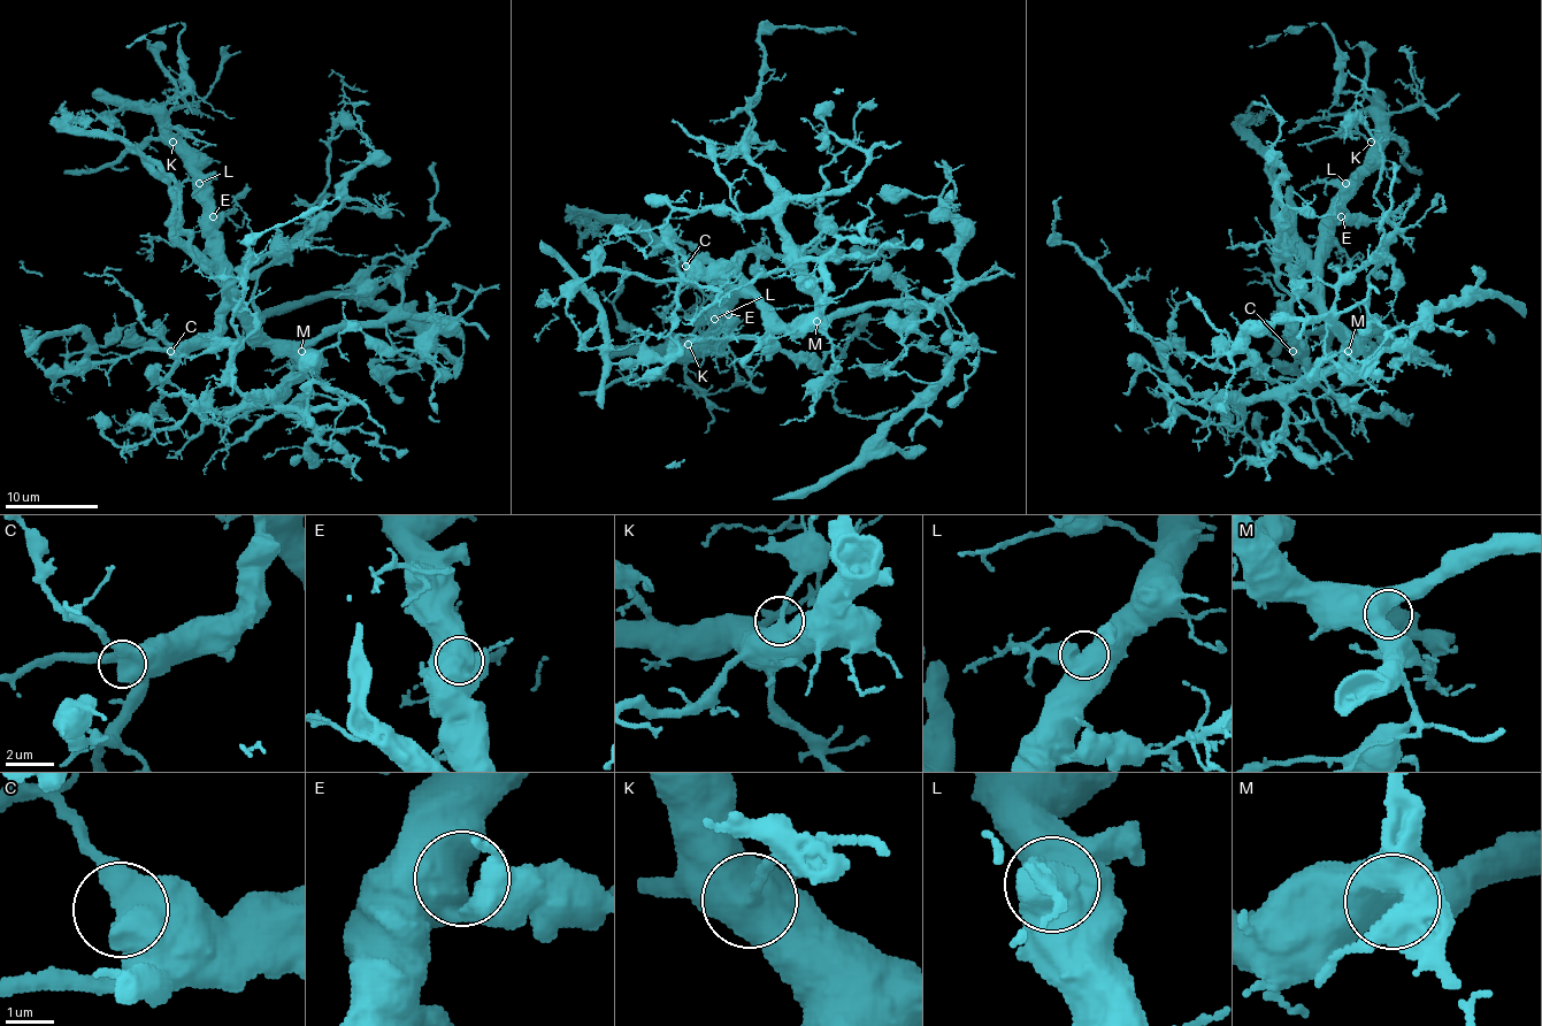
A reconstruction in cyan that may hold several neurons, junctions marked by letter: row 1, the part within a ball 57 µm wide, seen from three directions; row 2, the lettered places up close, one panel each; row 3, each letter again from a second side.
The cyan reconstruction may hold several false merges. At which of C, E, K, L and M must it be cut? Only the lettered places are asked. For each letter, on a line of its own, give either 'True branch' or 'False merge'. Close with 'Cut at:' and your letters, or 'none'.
C: True branch
E: True branch
K: True branch
L: True branch
M: True branch
Cut at: none

